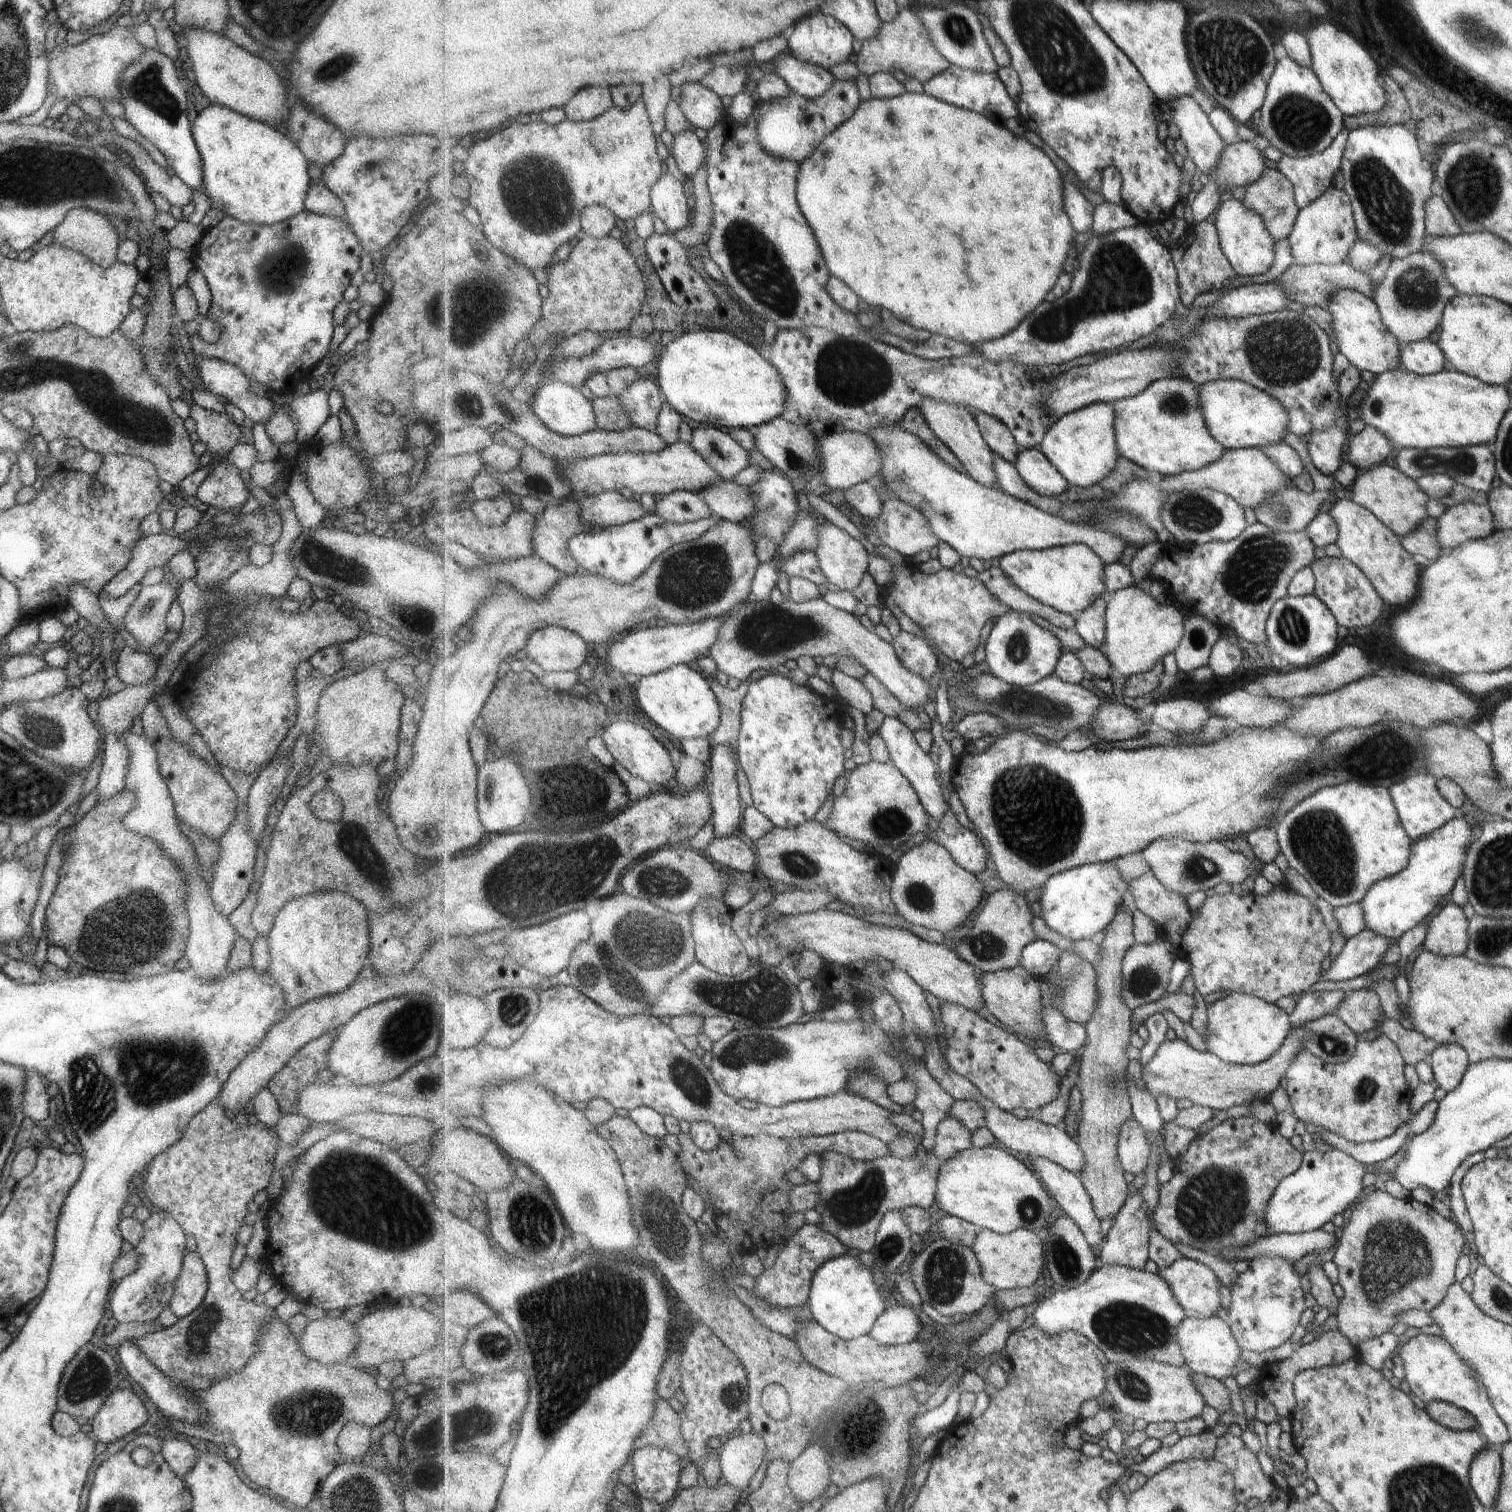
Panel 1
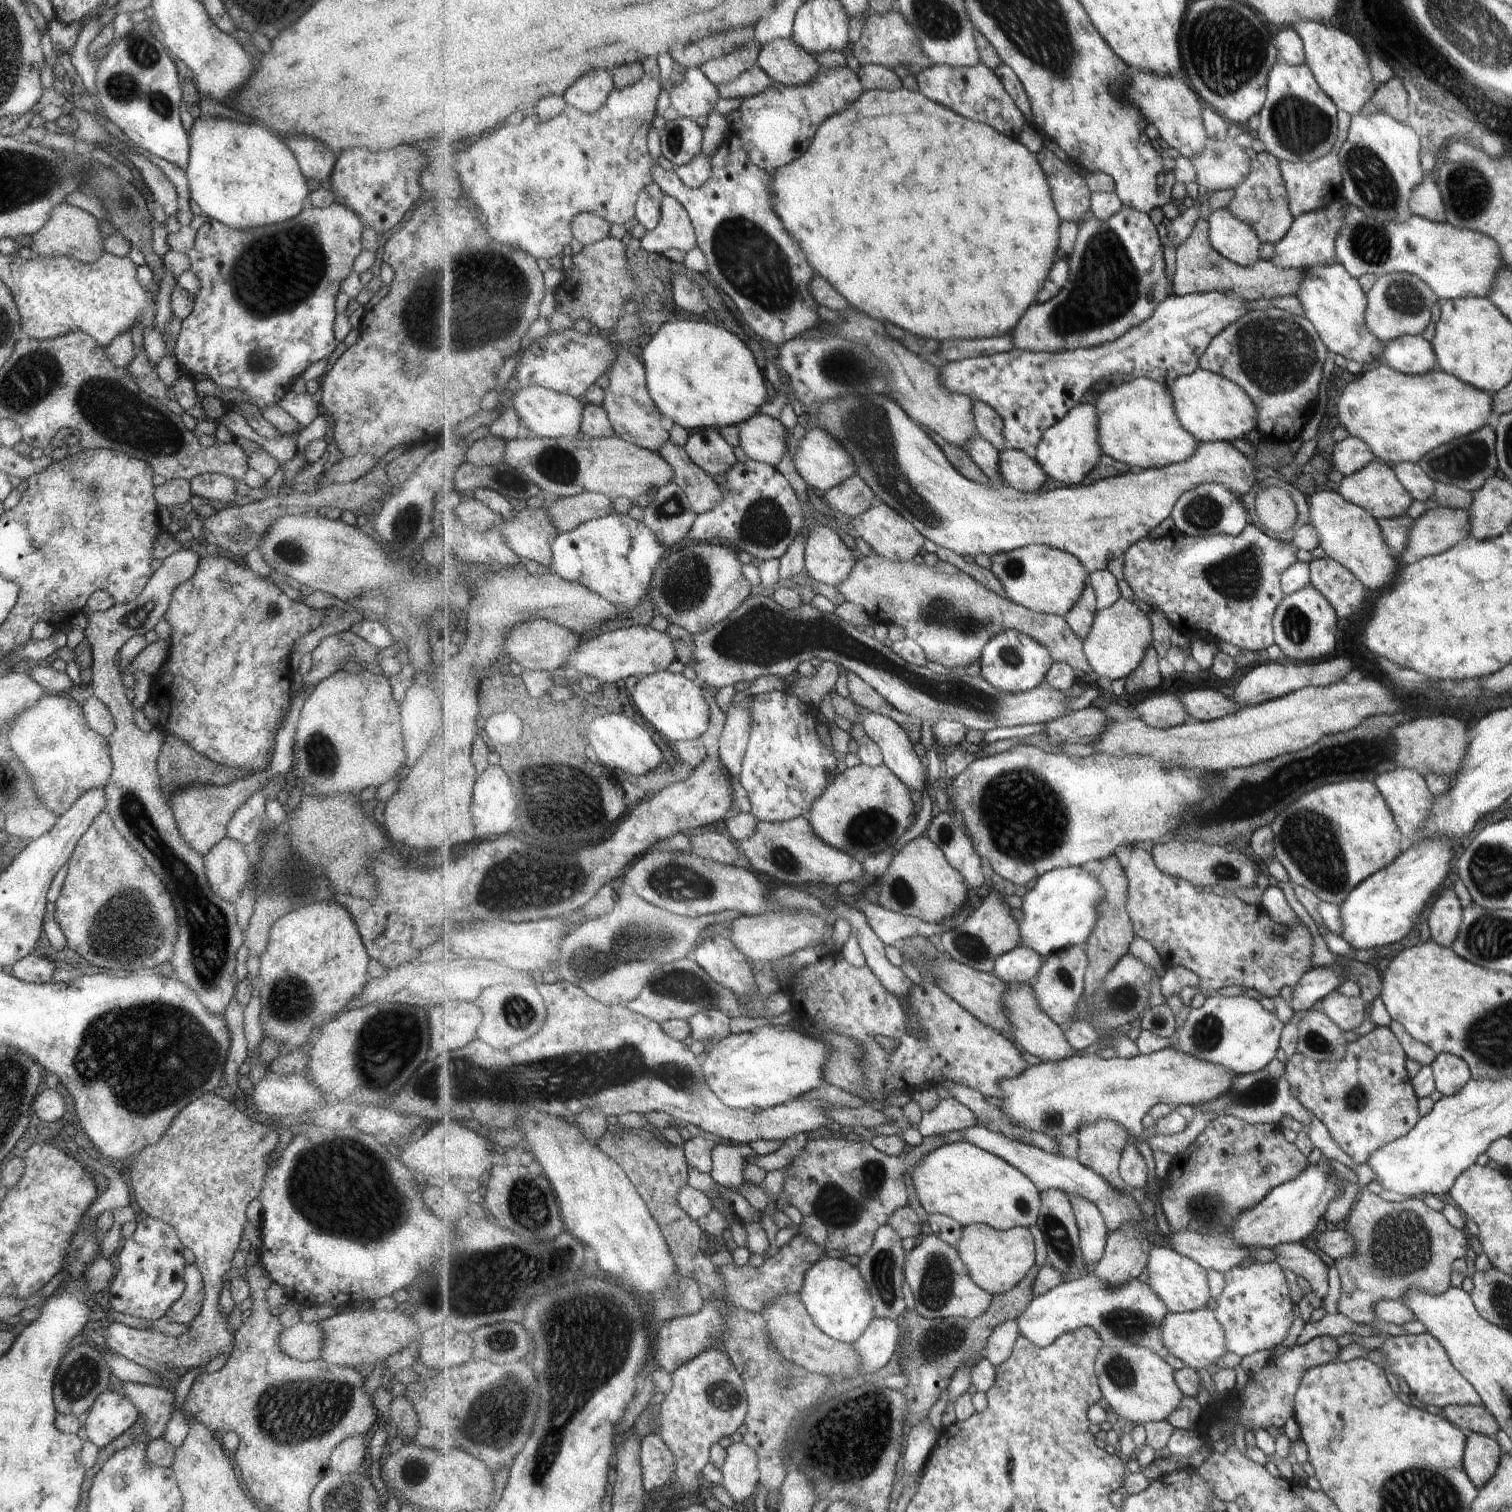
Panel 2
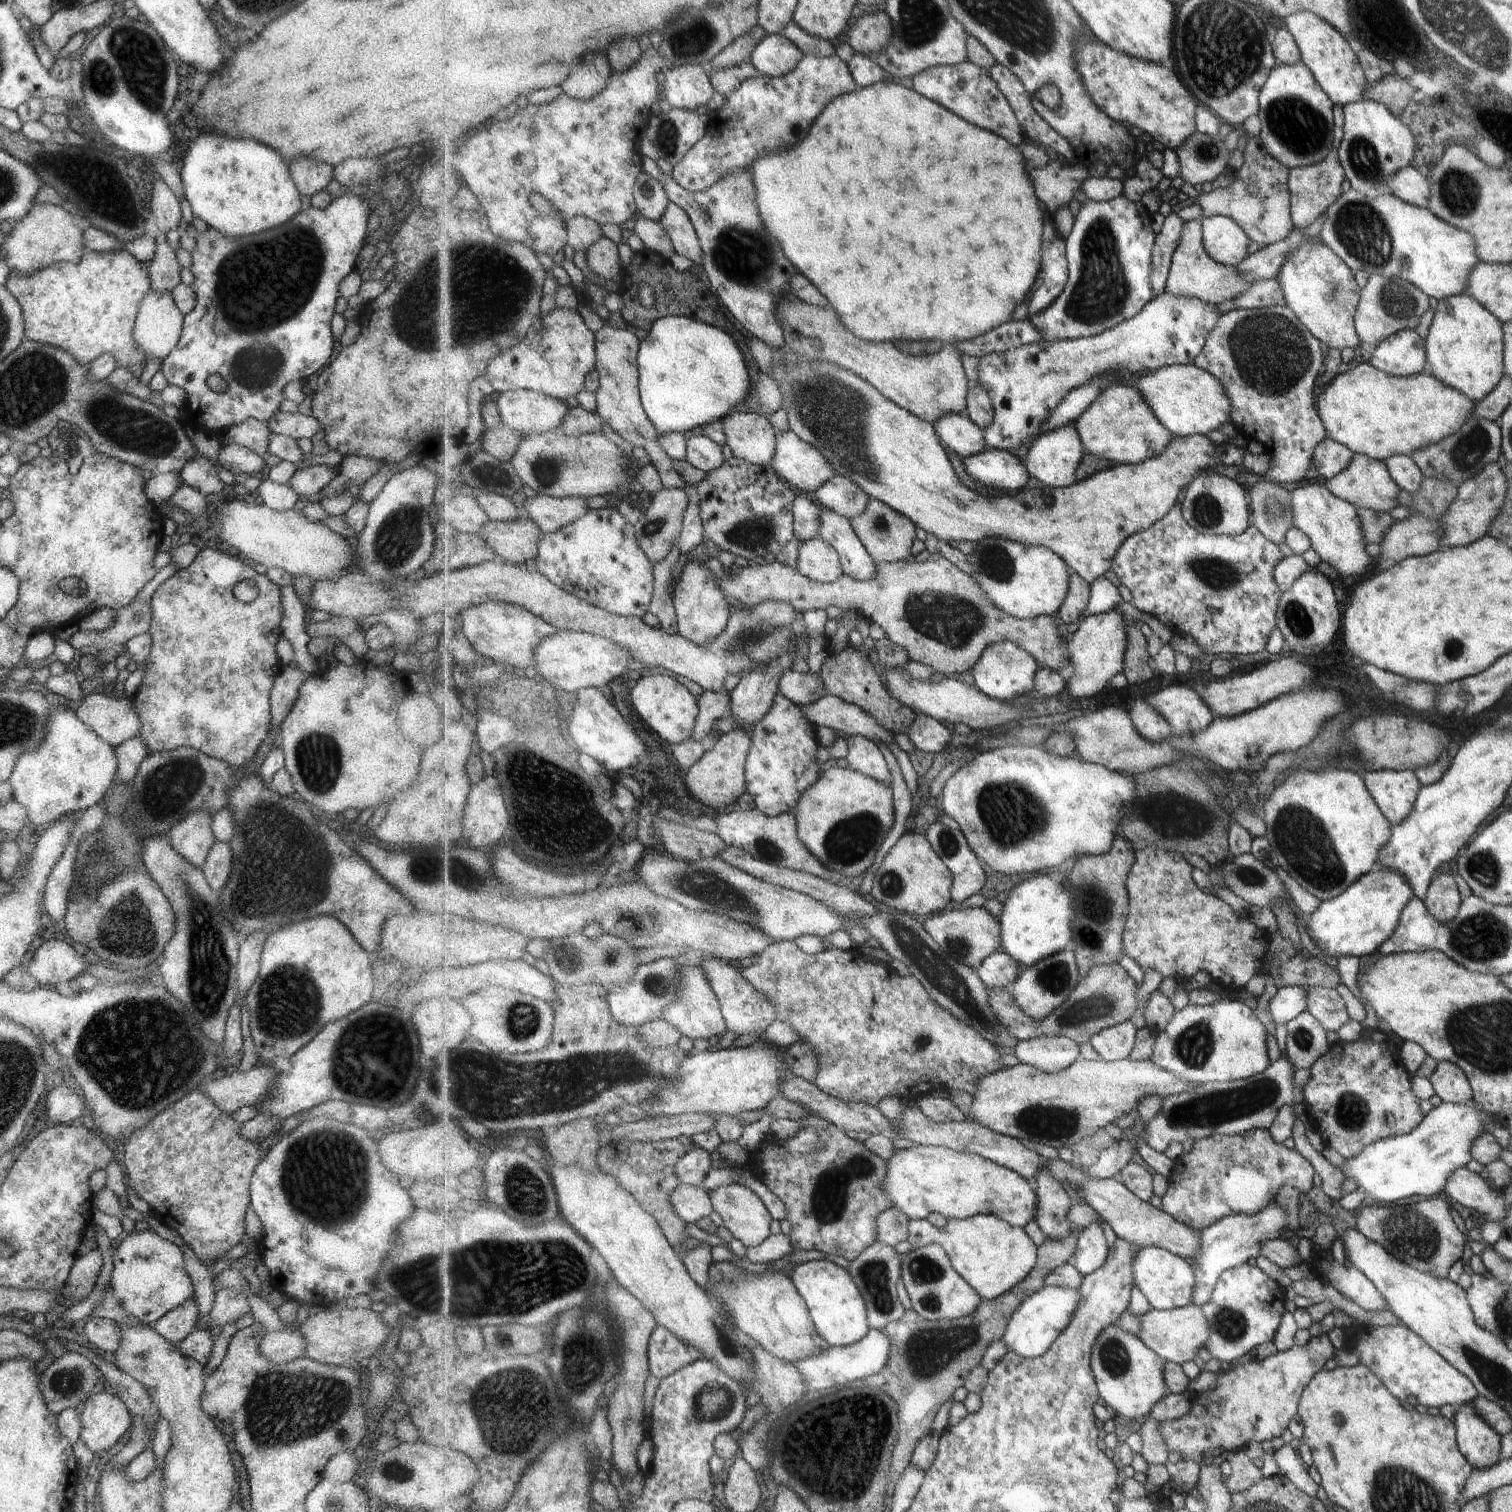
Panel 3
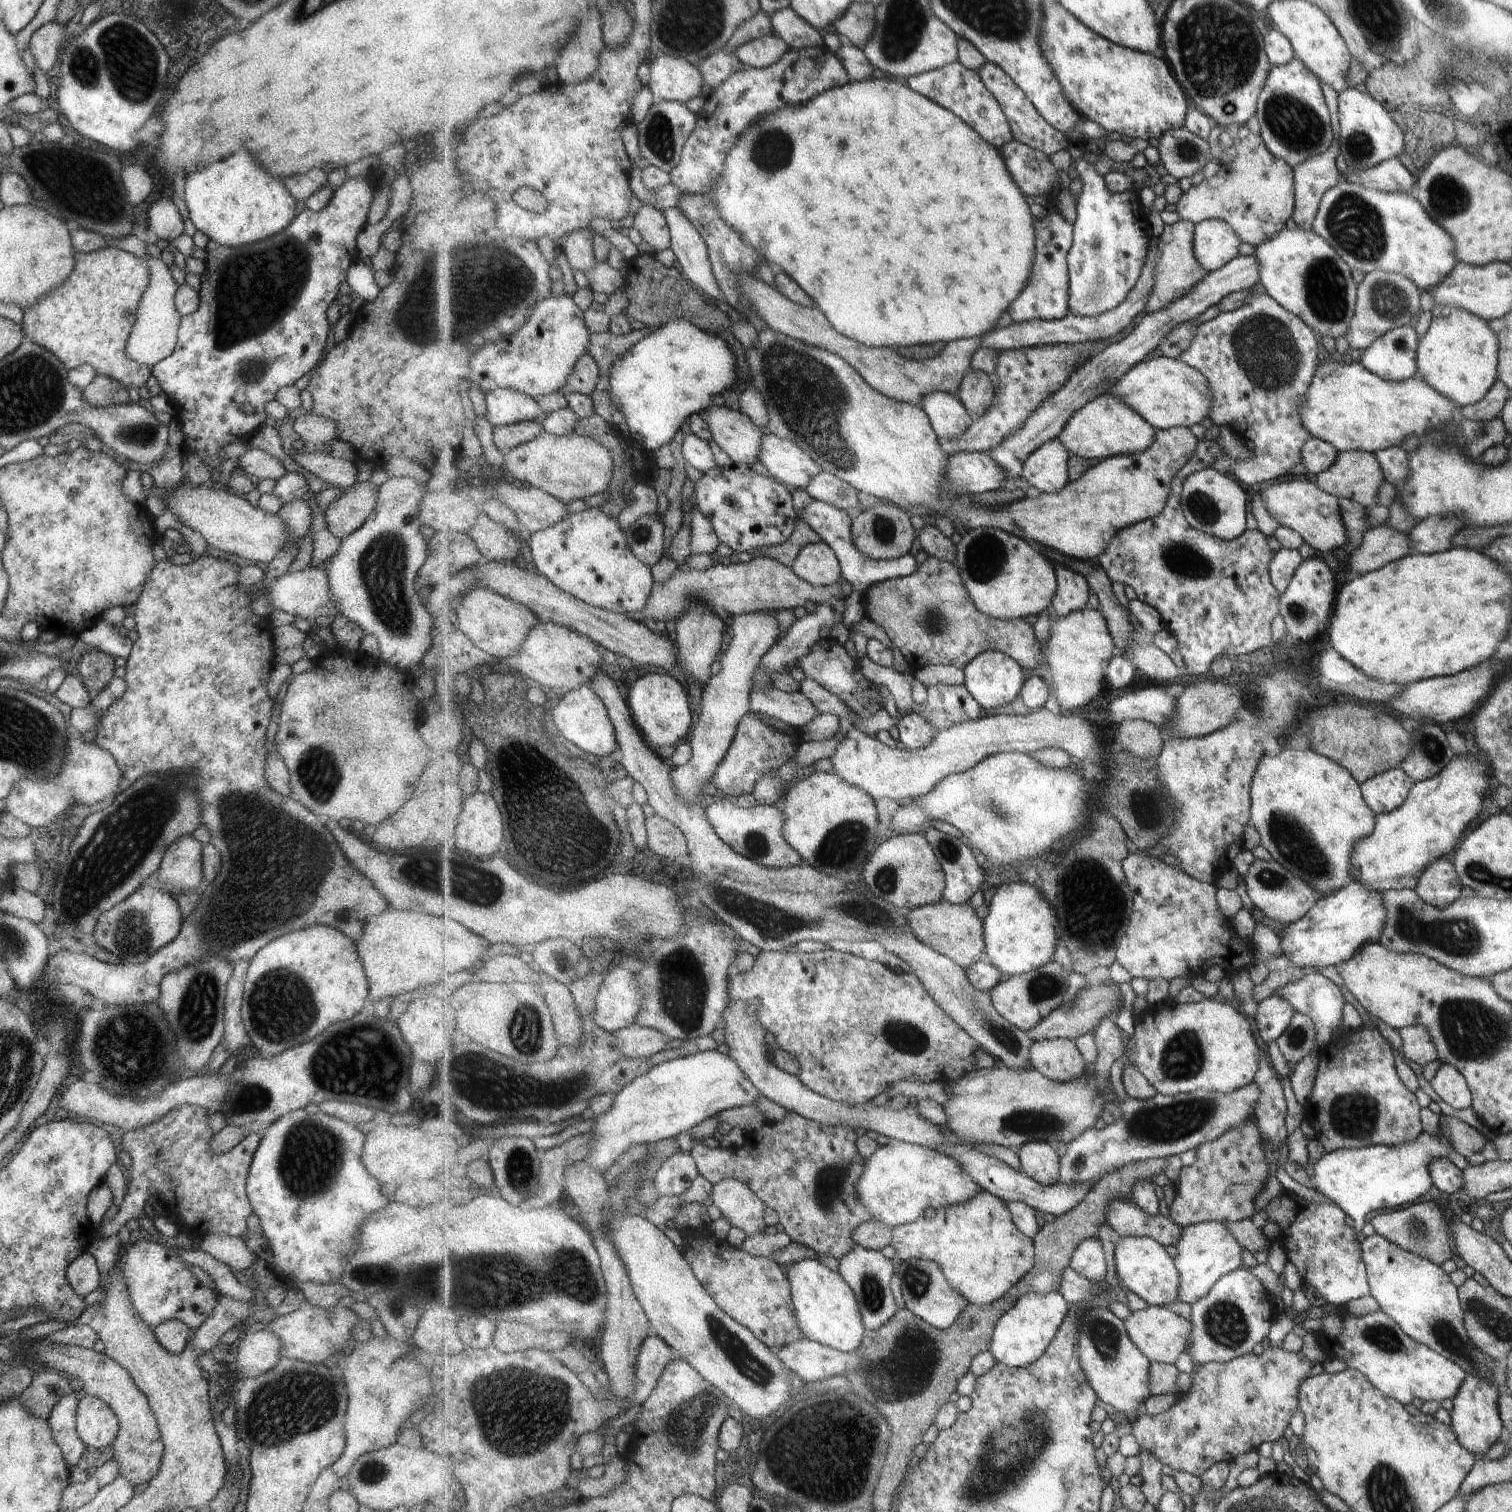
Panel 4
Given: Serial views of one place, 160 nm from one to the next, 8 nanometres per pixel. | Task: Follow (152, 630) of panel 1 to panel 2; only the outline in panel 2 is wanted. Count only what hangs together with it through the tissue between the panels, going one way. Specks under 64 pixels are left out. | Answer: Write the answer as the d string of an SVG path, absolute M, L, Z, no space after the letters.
M177 549L162 560L159 568L152 572L141 592L133 600L123 604L115 603L107 610L86 615L88 623L84 628L84 638L87 639L92 654L92 664L89 666L86 677L92 684L92 696L97 697L110 710L114 720L113 732L107 738L109 758L112 763L109 778L104 784L103 811L111 817L117 832L144 858L151 870L162 880L171 895L177 913L178 935L173 943L172 957L169 960L173 968L173 973L169 978L187 985L195 992L200 1003L208 1008L208 1011L223 1014L229 999L234 994L232 980L235 980L235 952L244 942L243 932L235 923L234 901L221 900L211 892L205 876L204 858L189 847L179 834L169 805L169 798L161 790L160 778L156 771L156 758L165 738L164 732L159 726L155 726L149 732L141 732L137 728L132 719L129 696L121 683L121 672L118 666L115 666L113 659L131 636L137 634L141 636L153 629L167 610L172 590L193 576L198 560L199 557L191 549Z

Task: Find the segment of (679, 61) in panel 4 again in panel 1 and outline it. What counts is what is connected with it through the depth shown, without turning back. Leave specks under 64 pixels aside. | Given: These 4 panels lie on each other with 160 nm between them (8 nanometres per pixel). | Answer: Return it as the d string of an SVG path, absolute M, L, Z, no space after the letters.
M685 83L677 104L694 127L710 131L722 118L723 100L710 88L698 83Z

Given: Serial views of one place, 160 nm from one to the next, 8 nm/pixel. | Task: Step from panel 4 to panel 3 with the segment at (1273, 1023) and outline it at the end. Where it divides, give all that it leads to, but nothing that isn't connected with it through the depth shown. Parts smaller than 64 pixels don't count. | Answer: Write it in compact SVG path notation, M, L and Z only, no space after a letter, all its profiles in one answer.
M1289 985L1277 988L1277 992L1268 1002L1269 1014L1274 1024L1283 1024L1306 1010L1309 986Z

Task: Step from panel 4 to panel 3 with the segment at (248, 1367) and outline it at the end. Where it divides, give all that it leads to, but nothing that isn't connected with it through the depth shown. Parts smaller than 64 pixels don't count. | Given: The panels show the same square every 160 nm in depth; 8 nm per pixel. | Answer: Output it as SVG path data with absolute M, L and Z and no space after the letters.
M286 1328L263 1334L258 1351L266 1361L284 1363L302 1356L304 1338L297 1328Z

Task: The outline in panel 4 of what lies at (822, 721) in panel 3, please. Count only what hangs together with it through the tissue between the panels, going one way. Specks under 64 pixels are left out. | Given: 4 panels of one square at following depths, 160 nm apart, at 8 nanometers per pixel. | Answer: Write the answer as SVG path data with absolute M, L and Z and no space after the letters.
M775 688L767 691L753 689L750 699L751 712L771 715L792 727L805 726L820 715L815 704L800 692L786 693Z

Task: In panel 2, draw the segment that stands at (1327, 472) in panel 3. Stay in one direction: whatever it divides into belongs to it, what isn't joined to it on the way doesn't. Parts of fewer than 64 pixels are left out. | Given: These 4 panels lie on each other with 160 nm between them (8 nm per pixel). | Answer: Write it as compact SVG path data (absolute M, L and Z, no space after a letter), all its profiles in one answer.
M1349 436L1333 444L1329 464L1331 470L1350 475L1361 470L1375 458L1367 444L1359 440L1359 437Z

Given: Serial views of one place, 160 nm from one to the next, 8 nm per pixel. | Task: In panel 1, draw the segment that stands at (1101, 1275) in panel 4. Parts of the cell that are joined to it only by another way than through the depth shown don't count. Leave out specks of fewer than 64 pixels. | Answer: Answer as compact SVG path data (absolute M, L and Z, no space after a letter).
M1027 1156L1025 1160L1028 1161L1031 1168L1033 1168L1039 1176L1039 1179L1051 1192L1051 1196L1059 1210L1063 1212L1063 1214L1069 1215L1079 1225L1079 1228L1082 1229L1089 1244L1093 1249L1098 1251L1105 1242L1105 1238L1101 1236L1101 1219L1097 1216L1092 1198L1079 1176L1044 1156Z

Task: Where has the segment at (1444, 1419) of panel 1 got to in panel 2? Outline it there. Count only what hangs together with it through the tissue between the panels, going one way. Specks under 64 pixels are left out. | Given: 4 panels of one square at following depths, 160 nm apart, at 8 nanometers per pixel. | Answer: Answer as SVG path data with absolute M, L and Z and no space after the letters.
M1447 1405L1441 1409L1439 1416L1464 1433L1473 1432L1492 1437L1499 1430L1495 1419L1483 1406Z

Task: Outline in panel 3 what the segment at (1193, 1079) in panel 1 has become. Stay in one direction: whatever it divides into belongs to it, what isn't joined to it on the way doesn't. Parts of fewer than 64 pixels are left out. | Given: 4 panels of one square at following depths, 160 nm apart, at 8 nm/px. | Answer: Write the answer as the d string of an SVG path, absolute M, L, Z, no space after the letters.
M1081 1057L1065 1071L1051 1074L1036 1066L1023 1062L1013 1067L1005 1067L996 1073L984 1076L978 1082L977 1092L973 1094L974 1101L967 1112L971 1120L979 1121L991 1130L1012 1136L1023 1141L1023 1144L1037 1142L1059 1148L1068 1148L1084 1152L1090 1138L1107 1124L1114 1124L1123 1114L1132 1114L1139 1103L1147 1097L1158 1096L1161 1099L1193 1090L1197 1083L1180 1079L1176 1074L1161 1068L1151 1059L1136 1061L1129 1058L1109 1061L1104 1057L1100 1060L1087 1060Z

